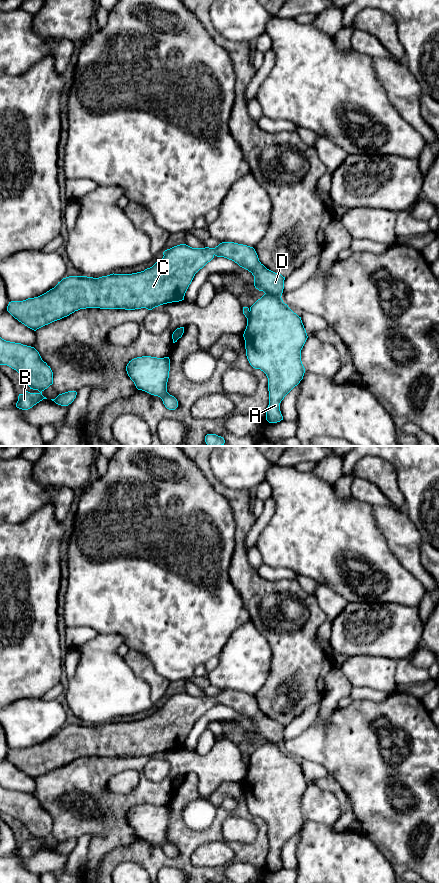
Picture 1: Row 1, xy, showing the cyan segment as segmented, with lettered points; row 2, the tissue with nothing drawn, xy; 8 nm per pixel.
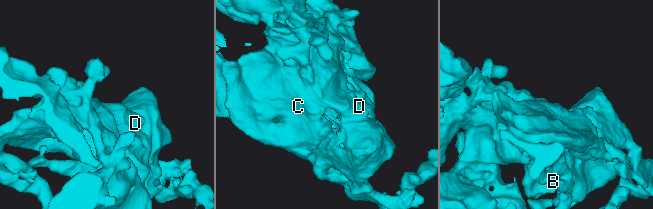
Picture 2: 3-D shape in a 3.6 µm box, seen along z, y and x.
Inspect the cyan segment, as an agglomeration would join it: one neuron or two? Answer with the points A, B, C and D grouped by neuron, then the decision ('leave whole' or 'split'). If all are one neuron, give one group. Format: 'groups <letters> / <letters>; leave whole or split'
groups A B C D; leave whole

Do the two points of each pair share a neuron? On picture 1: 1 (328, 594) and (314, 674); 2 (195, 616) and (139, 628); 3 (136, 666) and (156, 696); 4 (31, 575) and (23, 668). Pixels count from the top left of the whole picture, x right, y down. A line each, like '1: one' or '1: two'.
1: two
2: one
3: one
4: one

